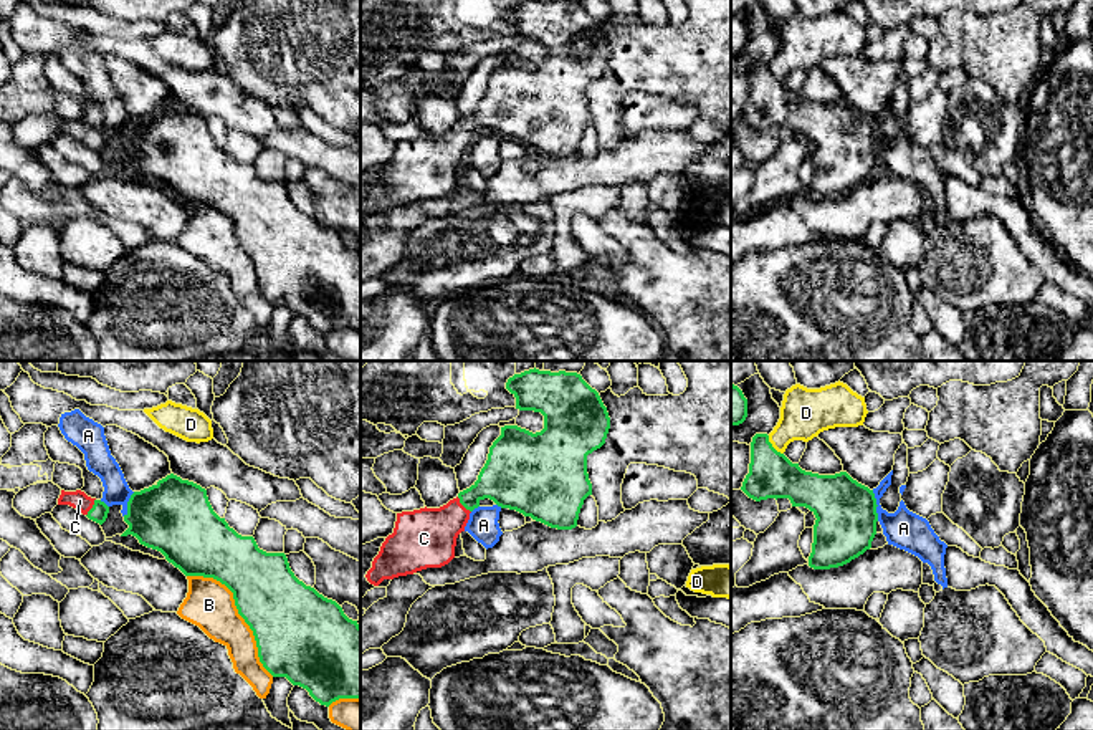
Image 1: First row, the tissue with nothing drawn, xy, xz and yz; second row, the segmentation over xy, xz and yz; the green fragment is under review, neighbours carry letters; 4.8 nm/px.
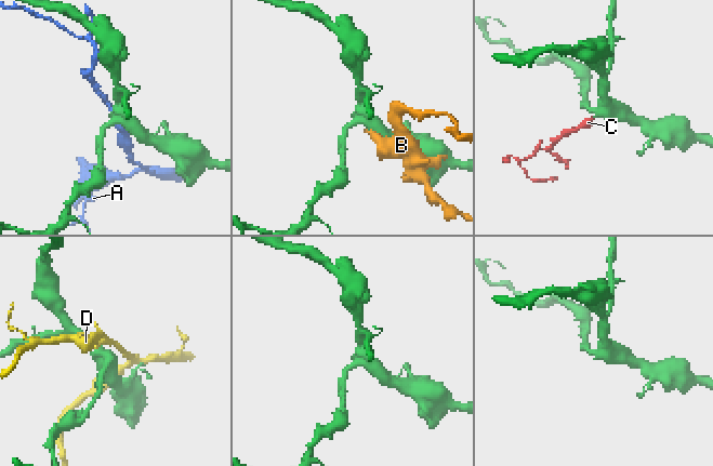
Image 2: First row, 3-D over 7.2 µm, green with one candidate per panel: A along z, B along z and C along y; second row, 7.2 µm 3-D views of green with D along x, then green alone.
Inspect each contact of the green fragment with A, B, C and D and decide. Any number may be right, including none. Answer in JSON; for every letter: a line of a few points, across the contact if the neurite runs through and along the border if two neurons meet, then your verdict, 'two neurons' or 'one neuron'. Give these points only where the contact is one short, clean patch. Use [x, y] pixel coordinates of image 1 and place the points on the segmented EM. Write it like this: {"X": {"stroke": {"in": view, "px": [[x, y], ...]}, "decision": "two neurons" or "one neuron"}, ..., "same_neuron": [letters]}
{"A": {"decision": "two neurons"}, "B": {"decision": "two neurons"}, "C": {"stroke": {"in": "xz", "px": [[506, 479], [483, 487], [463, 505], [443, 525], [424, 538]]}, "decision": "one neuron"}, "D": {"stroke": {"in": "yz", "px": [[768, 436], [768, 441], [782, 454]]}, "decision": "two neurons"}, "same_neuron": ["C"]}

